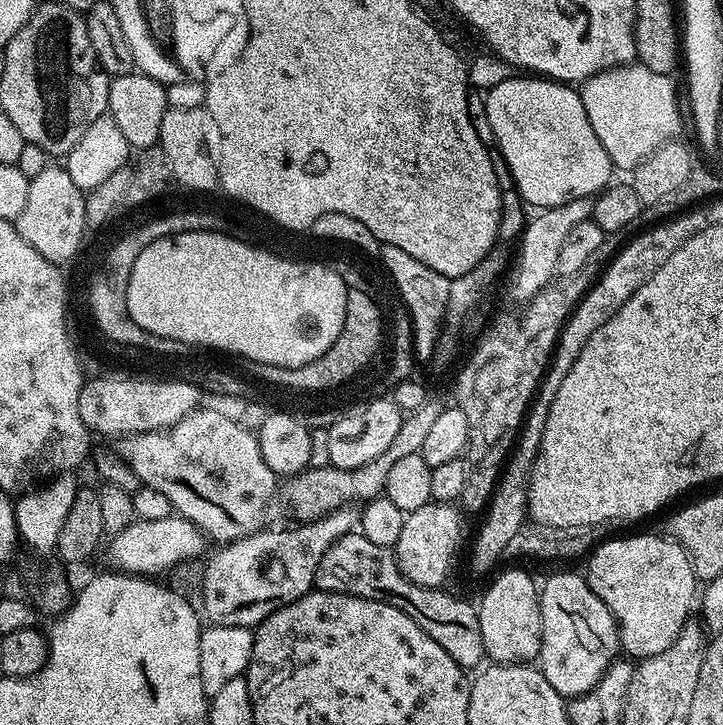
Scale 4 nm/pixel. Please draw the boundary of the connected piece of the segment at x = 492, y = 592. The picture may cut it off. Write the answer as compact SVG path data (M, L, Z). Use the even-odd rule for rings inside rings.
M512 568L504 572L484 592L478 603L480 629L484 654L498 664L528 664L540 655L542 614L540 613L540 588L528 572Z

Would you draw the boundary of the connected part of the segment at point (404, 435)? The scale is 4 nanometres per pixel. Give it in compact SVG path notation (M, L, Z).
M429 398L421 408L407 413L403 417L401 429L398 430L393 444L368 465L358 466L356 469L340 469L333 466L315 468L312 466L305 472L285 479L282 484L282 500L284 496L289 510L300 522L316 520L339 508L360 502L356 500L361 500L361 502L375 500L383 493L386 474L390 474L390 466L394 466L394 462L398 462L398 458L406 458L406 454L419 453L422 450L422 441L428 436L434 421L438 419L438 414L442 414L445 406L445 401Z

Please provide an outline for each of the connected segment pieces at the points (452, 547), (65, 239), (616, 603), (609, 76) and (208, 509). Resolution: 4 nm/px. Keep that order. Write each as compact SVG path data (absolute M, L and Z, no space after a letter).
M439 502L427 504L405 515L402 534L398 534L394 551L402 574L406 574L410 582L427 588L444 588L447 585L452 563L456 560L456 547L460 544L460 516L461 509L455 503Z
M49 166L38 174L38 178L30 180L30 191L26 198L26 207L14 221L18 234L54 265L61 265L64 256L73 253L79 246L86 222L85 193L74 186L74 178L70 178L67 167Z
M664 534L612 539L597 543L587 557L586 579L590 590L602 598L615 618L623 651L628 651L629 657L662 654L666 646L676 641L684 625L689 623L688 615L694 612L698 581L690 558L680 544Z
M639 62L623 64L621 68L607 68L606 71L594 74L589 80L583 81L579 94L582 98L582 106L586 106L586 118L590 118L590 126L594 126L594 134L598 134L598 142L606 146L606 154L610 154L613 169L633 170L657 148L679 137L676 135L682 131L682 125L675 88L672 76L654 74L654 70Z
M201 406L172 428L126 436L119 444L120 457L128 463L130 470L134 470L134 474L138 474L141 485L158 490L158 494L166 494L169 509L200 528L209 541L217 540L220 546L232 544L235 540L253 536L265 527L268 507L278 496L278 476L262 456L257 433L238 426L238 422L230 422L230 418L216 412L215 407Z

